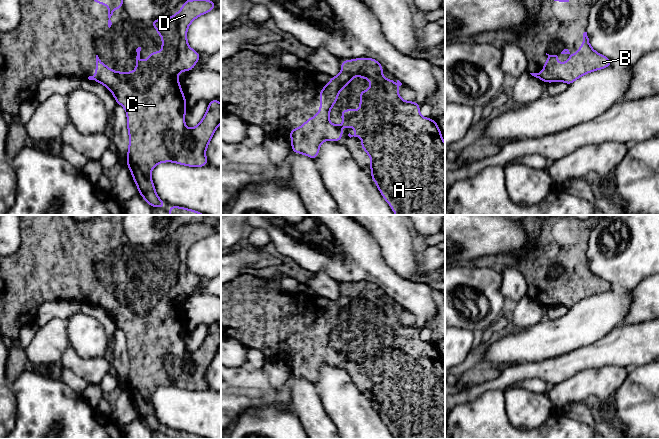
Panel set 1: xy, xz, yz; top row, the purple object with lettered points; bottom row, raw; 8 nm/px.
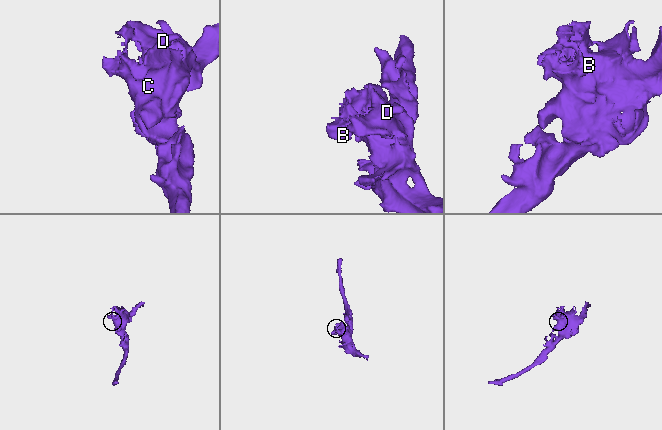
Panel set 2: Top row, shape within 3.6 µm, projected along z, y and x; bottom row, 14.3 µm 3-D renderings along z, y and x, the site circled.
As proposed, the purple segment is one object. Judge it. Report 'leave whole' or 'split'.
leave whole

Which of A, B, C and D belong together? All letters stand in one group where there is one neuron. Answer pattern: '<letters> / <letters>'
A B C D

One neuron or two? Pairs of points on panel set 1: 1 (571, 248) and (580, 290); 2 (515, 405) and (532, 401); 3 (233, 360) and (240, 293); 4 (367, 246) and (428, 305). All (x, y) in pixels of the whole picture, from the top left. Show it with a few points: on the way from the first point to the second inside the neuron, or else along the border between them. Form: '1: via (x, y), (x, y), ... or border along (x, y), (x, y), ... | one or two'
1: via (573, 258), (576, 266), (576, 280) | one
2: via (519, 405), (528, 405) | one
3: border along (231, 338), (239, 341), (246, 347) | two
4: via (374, 264), (400, 290), (410, 295) | one

